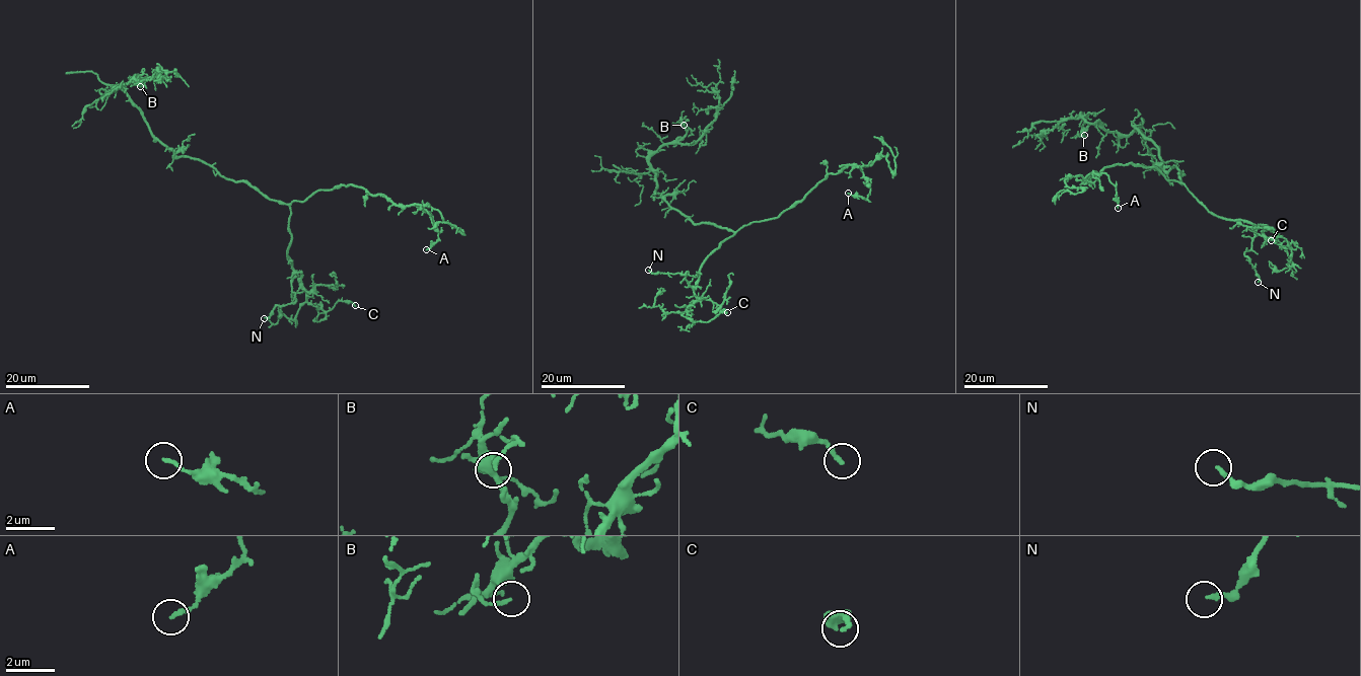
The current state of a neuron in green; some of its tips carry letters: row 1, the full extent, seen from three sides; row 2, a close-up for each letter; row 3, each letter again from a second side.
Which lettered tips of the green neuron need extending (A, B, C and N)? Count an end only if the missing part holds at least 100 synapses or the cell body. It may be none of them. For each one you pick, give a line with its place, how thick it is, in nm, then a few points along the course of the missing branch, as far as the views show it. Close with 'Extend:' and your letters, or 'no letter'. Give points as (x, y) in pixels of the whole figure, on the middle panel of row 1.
Extend: no letter

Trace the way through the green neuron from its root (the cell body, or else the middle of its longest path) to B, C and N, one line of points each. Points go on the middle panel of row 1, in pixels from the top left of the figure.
B: (712, 223), (695, 224), (655, 191), (656, 175), (649, 159), (662, 145), (683, 138), (684, 125)
C: (712, 223), (734, 233), (705, 260), (694, 291), (696, 300), (686, 311), (693, 322), (706, 322), (727, 312)
N: (712, 223), (730, 229), (734, 233), (705, 260), (694, 289), (685, 279), (688, 272), (685, 275), (648, 270)

